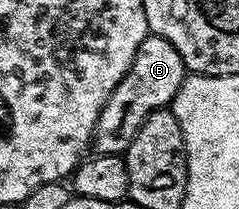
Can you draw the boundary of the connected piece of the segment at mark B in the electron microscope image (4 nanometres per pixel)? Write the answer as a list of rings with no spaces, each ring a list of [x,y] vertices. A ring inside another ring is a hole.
[[[151,35],[142,39],[134,55],[134,63],[130,71],[126,71],[122,83],[114,87],[110,99],[106,99],[106,107],[102,107],[102,115],[98,115],[94,134],[95,152],[117,155],[125,153],[134,135],[138,135],[144,120],[154,111],[171,106],[185,76],[186,70],[182,63],[182,55],[178,55],[178,51],[174,51],[174,47],[166,43],[166,39]]]

